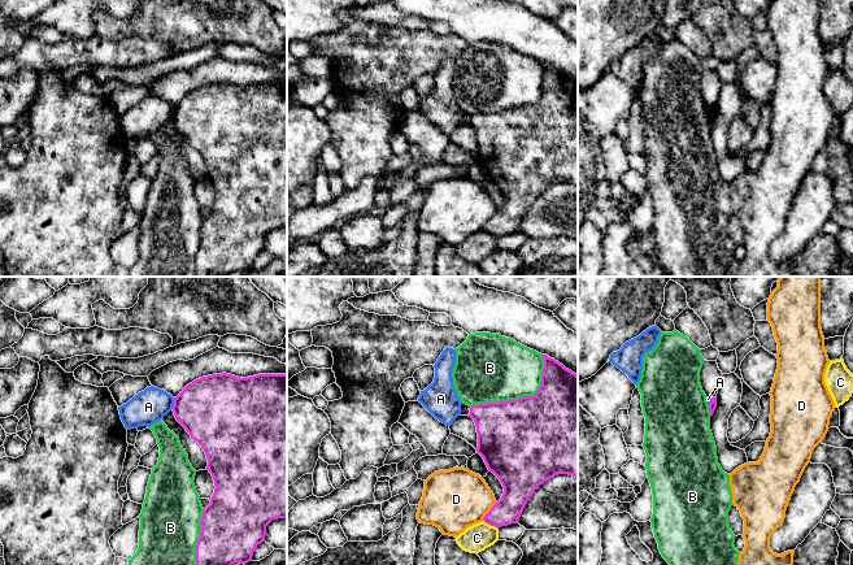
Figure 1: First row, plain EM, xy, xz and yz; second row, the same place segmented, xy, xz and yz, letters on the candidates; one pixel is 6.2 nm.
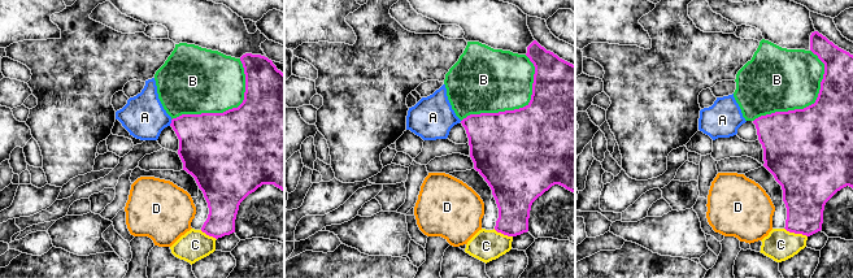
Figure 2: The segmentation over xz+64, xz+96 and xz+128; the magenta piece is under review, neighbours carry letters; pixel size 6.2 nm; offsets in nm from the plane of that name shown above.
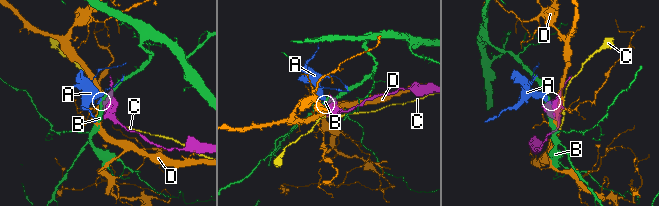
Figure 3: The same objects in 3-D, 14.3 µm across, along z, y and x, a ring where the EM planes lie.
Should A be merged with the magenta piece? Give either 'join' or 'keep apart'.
keep apart

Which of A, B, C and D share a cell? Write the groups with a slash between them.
A / B / C / D

